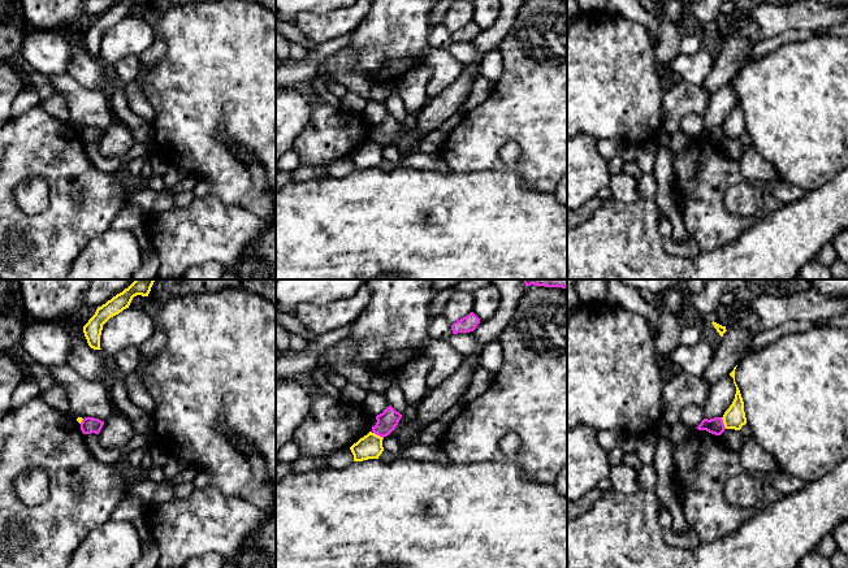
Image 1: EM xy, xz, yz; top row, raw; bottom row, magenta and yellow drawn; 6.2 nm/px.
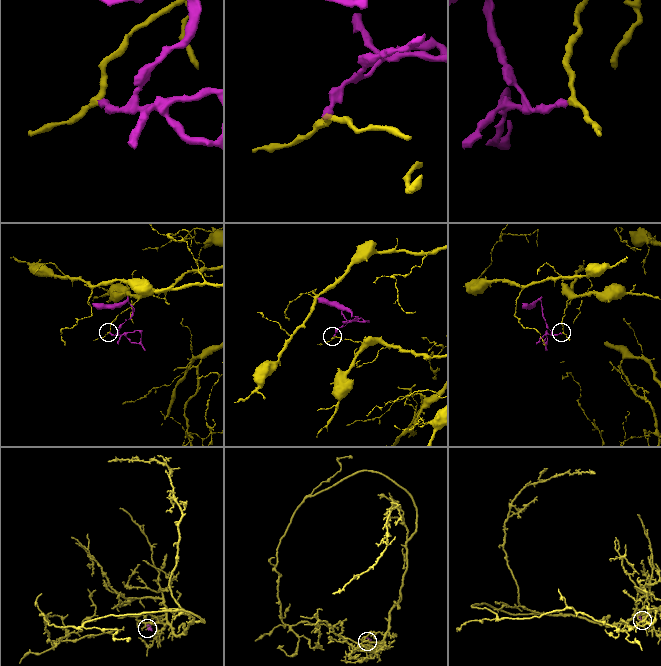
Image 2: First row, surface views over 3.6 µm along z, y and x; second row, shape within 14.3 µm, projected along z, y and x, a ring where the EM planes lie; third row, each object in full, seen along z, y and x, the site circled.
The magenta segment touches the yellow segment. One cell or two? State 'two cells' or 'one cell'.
two cells

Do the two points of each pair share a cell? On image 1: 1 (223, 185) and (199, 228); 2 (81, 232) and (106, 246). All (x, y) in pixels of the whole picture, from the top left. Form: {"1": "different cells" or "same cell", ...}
{"1": "different cells", "2": "different cells"}

